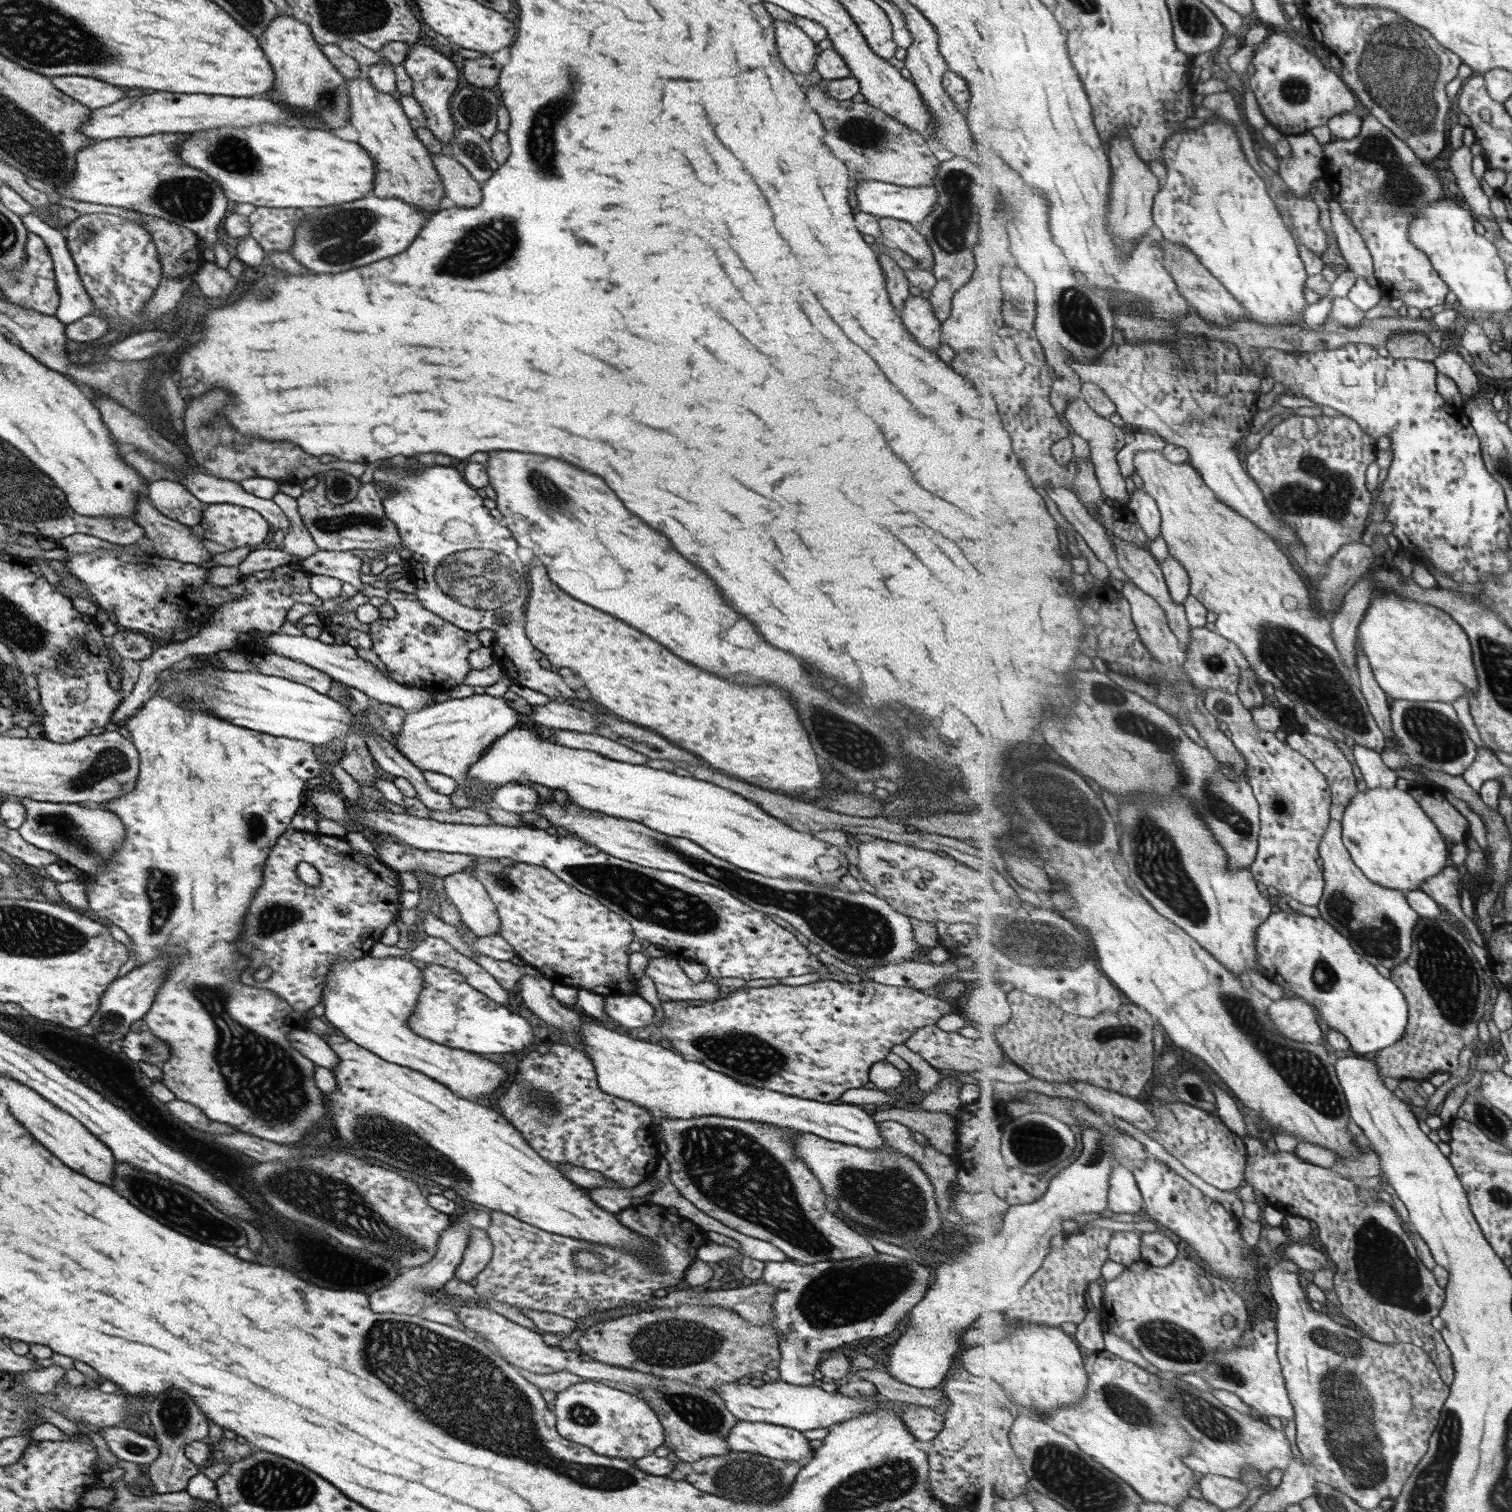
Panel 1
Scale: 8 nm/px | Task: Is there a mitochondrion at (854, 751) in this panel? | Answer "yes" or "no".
yes

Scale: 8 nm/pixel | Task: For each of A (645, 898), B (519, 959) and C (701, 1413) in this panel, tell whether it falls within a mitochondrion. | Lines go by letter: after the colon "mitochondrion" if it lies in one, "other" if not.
A: mitochondrion
B: other
C: mitochondrion

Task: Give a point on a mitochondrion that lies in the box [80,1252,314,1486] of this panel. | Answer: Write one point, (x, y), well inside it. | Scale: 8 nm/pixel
(174, 1415)

